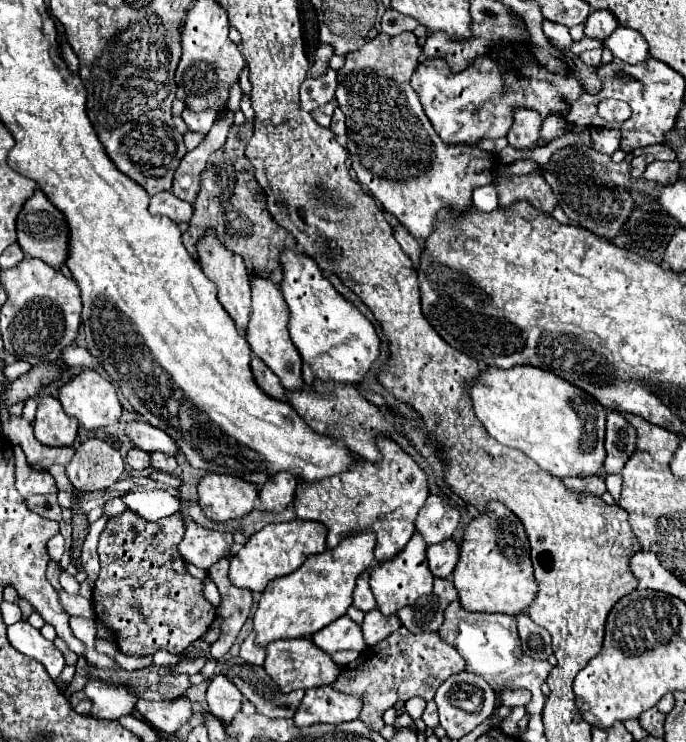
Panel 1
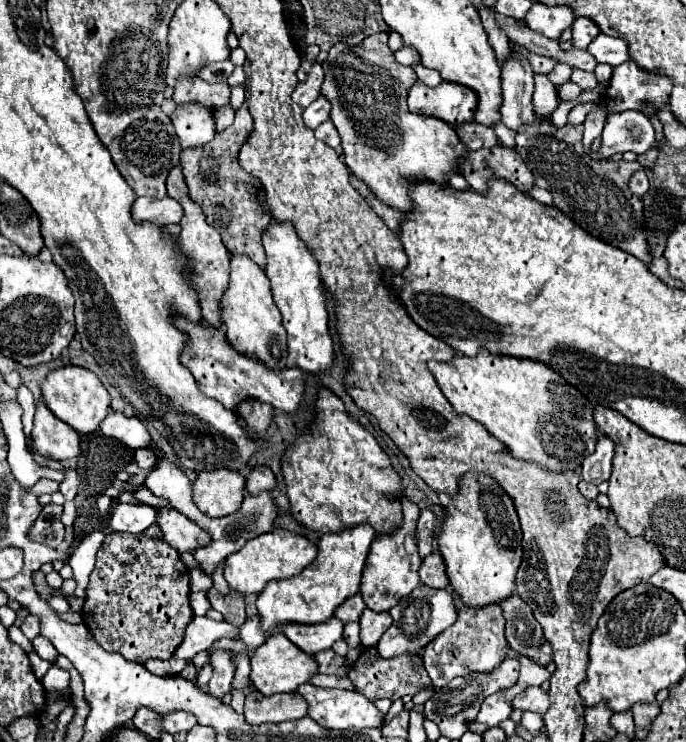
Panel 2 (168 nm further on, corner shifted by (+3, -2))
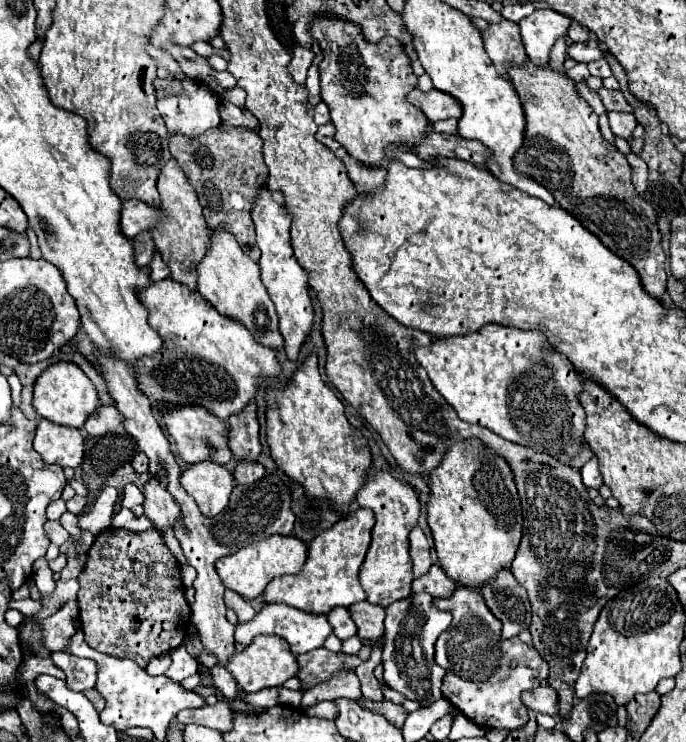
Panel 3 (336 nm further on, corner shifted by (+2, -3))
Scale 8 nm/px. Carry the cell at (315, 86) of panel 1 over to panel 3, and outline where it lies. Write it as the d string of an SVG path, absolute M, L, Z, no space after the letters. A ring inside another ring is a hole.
M312 64L308 70L308 78L306 78L306 90L310 94L308 102L312 106L316 106L320 102L320 78L318 78L318 66Z

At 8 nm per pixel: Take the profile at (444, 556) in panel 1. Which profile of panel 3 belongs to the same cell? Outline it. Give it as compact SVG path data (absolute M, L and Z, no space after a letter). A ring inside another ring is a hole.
M434 564L424 576L420 576L412 582L412 592L426 592L434 598L448 598L448 596L452 596L456 586L458 584L454 580L450 580L448 574L438 564Z

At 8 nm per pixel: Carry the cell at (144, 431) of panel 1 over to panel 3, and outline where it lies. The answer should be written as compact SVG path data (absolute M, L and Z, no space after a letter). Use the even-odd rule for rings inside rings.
M98 406L82 428L90 436L104 436L108 432L124 432L124 420L114 406Z

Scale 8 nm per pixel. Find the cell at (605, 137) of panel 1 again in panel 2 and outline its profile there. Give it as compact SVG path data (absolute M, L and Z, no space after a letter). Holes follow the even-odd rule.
M623 111L607 119L597 153L611 157L615 153L633 151L639 155L659 145L661 143L655 139L655 131L647 115L641 111Z

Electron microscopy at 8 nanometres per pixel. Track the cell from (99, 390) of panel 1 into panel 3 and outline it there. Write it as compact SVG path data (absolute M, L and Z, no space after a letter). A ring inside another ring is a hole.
M56 362L56 364L48 366L36 378L32 406L40 418L46 418L46 420L50 420L54 424L62 424L62 426L82 428L88 414L92 414L96 410L96 406L100 406L100 400L98 400L94 384L86 378L86 374L74 362Z

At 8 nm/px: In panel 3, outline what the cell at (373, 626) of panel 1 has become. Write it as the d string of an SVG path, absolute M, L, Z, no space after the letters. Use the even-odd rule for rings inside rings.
M360 602L360 604L352 604L352 608L348 608L354 624L358 626L358 636L362 640L378 640L384 634L384 608L382 606L374 606L370 602Z

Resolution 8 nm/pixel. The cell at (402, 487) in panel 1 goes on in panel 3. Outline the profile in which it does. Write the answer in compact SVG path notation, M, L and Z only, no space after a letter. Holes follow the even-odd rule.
M316 354L298 366L286 386L266 388L264 394L266 442L278 468L300 482L310 496L326 496L348 514L370 468L370 448L366 438L346 420L344 404L320 378Z

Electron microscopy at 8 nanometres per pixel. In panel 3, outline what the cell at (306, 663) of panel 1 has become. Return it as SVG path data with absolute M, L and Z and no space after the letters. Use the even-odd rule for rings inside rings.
M256 636L256 640L252 640L252 644L248 644L242 652L236 652L236 656L232 656L232 660L228 660L226 670L232 674L232 678L236 680L240 690L252 694L262 688L282 686L288 678L296 676L298 664L296 664L296 658L290 652L286 640L280 640L280 636Z

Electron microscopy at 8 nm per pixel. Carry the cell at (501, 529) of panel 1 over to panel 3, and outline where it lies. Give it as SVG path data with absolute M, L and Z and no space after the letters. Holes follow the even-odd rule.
M476 438L454 442L444 454L440 466L434 468L432 474L428 476L428 488L430 488L430 496L426 502L428 526L432 530L440 566L452 580L460 582L462 586L480 588L482 584L492 580L496 572L512 564L522 538L522 510L510 464L504 458L486 448Z

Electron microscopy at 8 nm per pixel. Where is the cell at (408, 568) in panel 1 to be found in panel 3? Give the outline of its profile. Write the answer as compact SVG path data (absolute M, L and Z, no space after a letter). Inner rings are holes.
M386 470L370 472L364 478L364 486L356 494L356 504L370 508L376 516L372 530L372 544L360 570L360 584L368 594L368 602L388 608L396 600L404 600L412 594L412 562L408 554L408 534L418 524L420 502L416 490L410 484L396 480Z

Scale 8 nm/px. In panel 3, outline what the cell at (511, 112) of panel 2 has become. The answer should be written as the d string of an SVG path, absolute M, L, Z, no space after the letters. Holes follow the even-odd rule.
M502 20L498 24L488 24L486 30L482 30L482 40L488 56L492 58L496 70L508 78L508 68L510 64L524 64L528 60L522 40L520 40L520 30L516 22Z

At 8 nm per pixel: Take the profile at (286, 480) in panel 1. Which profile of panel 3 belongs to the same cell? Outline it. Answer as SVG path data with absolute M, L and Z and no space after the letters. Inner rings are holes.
M238 460L234 468L234 480L238 484L254 484L266 474L266 468L260 462L250 462L250 460Z

